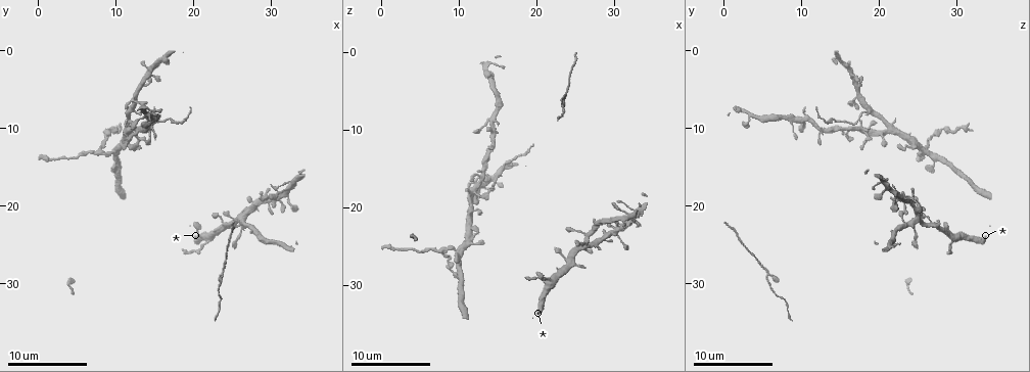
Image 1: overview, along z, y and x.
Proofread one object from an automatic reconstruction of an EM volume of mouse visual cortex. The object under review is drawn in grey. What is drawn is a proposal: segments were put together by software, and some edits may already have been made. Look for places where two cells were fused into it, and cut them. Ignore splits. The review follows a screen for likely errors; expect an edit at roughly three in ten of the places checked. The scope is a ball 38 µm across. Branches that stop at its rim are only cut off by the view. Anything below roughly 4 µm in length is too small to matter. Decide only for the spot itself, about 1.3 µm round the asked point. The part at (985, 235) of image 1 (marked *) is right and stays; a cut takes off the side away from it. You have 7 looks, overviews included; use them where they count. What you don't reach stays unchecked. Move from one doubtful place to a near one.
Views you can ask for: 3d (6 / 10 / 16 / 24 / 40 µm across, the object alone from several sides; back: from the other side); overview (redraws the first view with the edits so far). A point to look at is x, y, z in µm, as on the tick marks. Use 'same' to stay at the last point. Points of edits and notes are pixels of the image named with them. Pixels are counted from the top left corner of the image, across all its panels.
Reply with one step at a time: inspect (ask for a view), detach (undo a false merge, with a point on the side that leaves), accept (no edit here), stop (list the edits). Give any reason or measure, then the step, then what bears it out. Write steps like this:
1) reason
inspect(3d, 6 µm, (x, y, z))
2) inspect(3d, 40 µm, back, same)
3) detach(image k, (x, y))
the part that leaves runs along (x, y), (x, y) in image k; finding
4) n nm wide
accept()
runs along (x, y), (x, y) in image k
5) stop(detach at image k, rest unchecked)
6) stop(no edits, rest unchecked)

three arms meet
inspect(3d, 16 µm, (8.0, 13.0, 26.0))

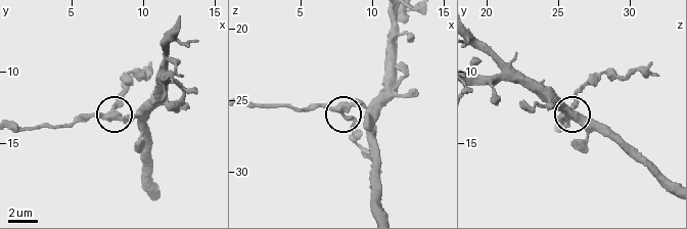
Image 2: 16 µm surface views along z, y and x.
side arm 8 µm
detach(image 2, (116, 101))
two cells meet here

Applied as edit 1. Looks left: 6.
inspect(overview)

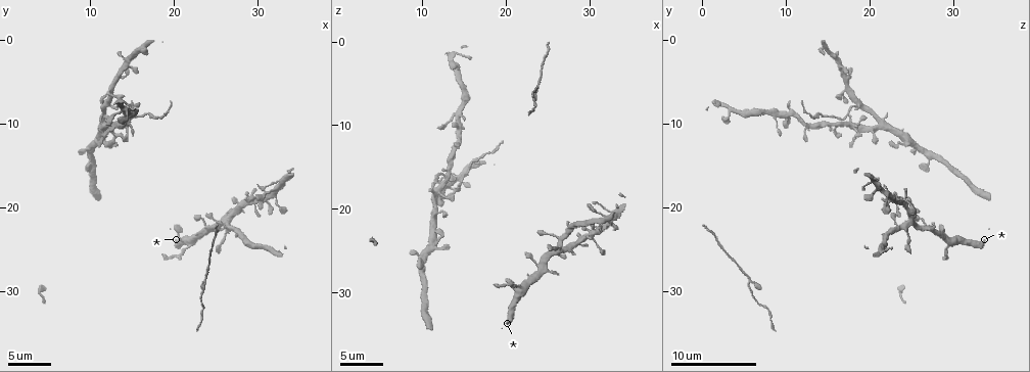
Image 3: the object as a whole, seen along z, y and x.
three arms meet
inspect(3d, 16 µm, (12.6, 8.0, 18.4))

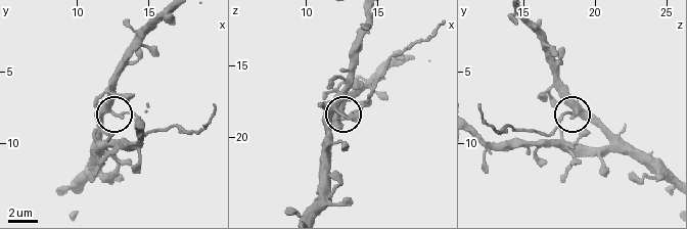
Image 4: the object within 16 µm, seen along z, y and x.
inspect(3d, 16 µm, back, (12.6, 7.8, 18.6))

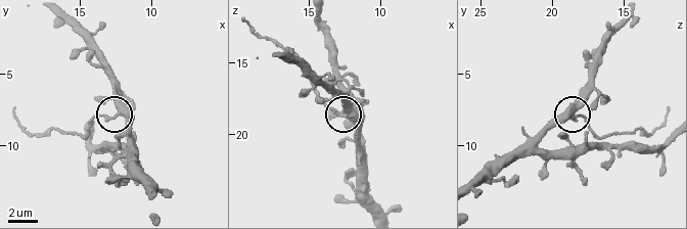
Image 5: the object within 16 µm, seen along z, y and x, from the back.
side arm 12 µm; 3 arms
detach(image 5, (97, 116))
two cells meet here

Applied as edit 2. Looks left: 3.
four arms meet
inspect(3d, 6 µm, (26.4, 21.0, 25.0))

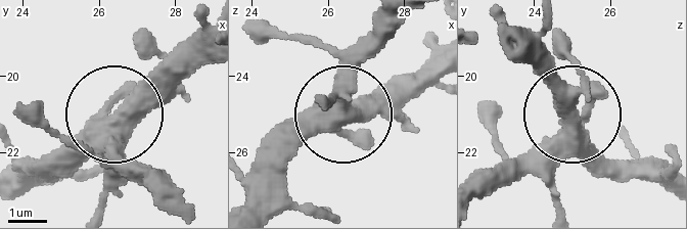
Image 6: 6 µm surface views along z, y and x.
from behind
inspect(3d, 6 µm, back, (26.60, 21.25, 24.90))

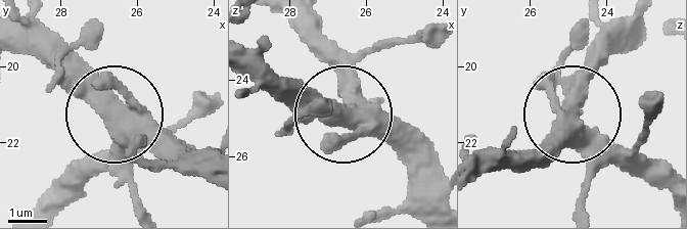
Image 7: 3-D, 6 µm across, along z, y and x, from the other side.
accept()
one cell here

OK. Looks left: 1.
stop(detach at image 2, detach at image 5, rest unchecked)

